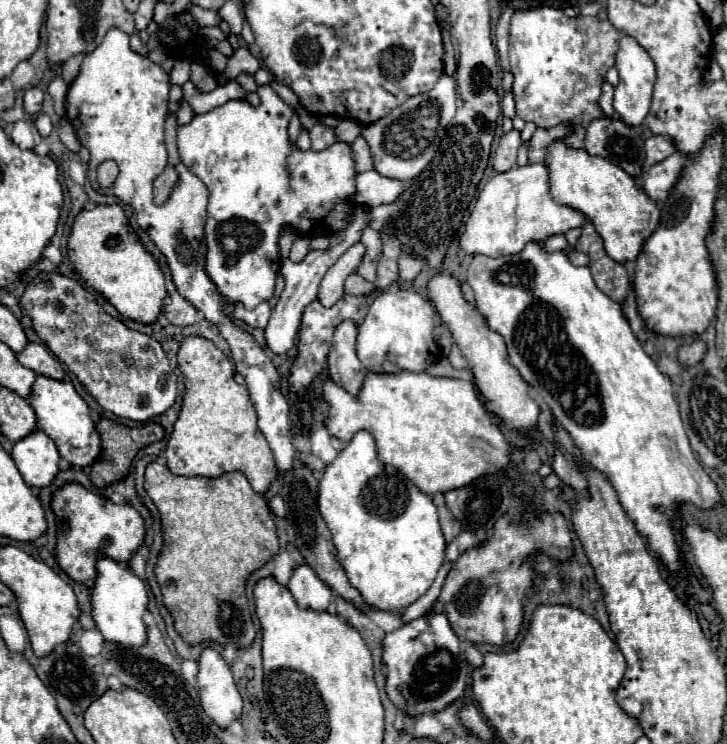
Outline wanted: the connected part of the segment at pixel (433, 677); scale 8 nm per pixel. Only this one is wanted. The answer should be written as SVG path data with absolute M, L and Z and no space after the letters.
M423 615L393 633L387 633L381 645L387 697L407 717L443 711L465 693L471 665L463 657L459 639L451 631L445 615Z

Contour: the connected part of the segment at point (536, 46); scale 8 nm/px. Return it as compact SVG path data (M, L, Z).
M539 7L535 11L527 11L527 13L515 13L513 19L511 19L511 31L509 31L509 57L511 57L511 73L515 77L513 81L513 97L515 97L515 109L517 109L517 117L521 117L523 121L533 121L539 129L551 129L555 125L561 125L561 123L567 123L569 125L569 131L565 133L565 137L561 137L561 141L567 145L567 147L573 147L573 149L583 149L583 137L585 137L585 129L591 121L595 119L603 119L607 117L601 107L599 107L599 97L601 97L601 85L605 81L605 75L607 75L607 69L615 63L615 55L619 51L619 39L621 39L621 33L609 23L609 21L601 21L597 17L567 17L563 11L559 9L553 9L553 7Z

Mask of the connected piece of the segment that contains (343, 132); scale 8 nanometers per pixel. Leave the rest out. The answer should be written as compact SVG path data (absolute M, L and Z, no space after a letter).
M341 119L341 123L335 127L335 137L337 137L337 141L351 145L351 143L359 137L361 129L363 129L363 127L361 127L359 123L349 121L349 119Z

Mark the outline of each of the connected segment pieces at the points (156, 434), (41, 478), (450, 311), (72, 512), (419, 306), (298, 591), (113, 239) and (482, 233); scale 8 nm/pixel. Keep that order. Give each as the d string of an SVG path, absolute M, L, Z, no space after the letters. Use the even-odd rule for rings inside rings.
M101 419L97 423L97 431L101 435L101 455L99 459L91 465L91 471L89 471L89 479L95 487L105 487L113 481L119 481L127 475L127 469L131 465L131 459L135 457L135 453L149 445L149 443L155 443L159 439L163 439L163 427L159 423L145 423L141 427L127 427L127 425L121 425L121 423L115 423L111 419Z
M39 429L19 439L13 445L11 457L25 483L31 487L49 485L59 471L59 451L55 443Z
M435 275L427 287L429 287L429 297L433 299L441 315L441 323L451 329L461 353L467 357L467 363L475 375L479 393L487 401L487 409L499 415L507 423L509 429L521 429L521 431L533 429L537 415L539 415L539 405L529 397L527 383L521 379L519 371L507 361L503 337L491 331L485 325L485 319L463 299L455 277Z
M79 483L59 487L53 493L51 507L63 519L63 533L57 535L57 563L73 581L87 587L95 583L95 559L99 555L127 563L143 543L143 519L129 503L113 503L107 497L87 491Z
M383 291L369 305L367 317L359 325L357 357L371 373L423 373L439 359L439 347L433 335L435 309L417 291Z
M299 565L293 569L287 587L293 593L297 605L305 609L325 611L331 601L331 589L323 581L319 581L307 565Z
M95 205L95 209L79 211L73 221L69 241L67 241L67 255L69 255L71 263L75 265L77 273L81 275L81 279L89 287L93 287L97 293L101 293L123 317L139 321L139 323L153 323L157 319L157 315L161 313L163 297L167 293L163 273L161 273L159 265L155 263L155 259L137 241L137 235L133 233L121 205Z
M545 163L513 167L503 175L495 175L479 193L475 209L461 235L461 247L471 255L515 255L529 241L545 241L551 235L561 235L573 227L581 227L585 215L579 209L559 205L549 193L549 169Z

